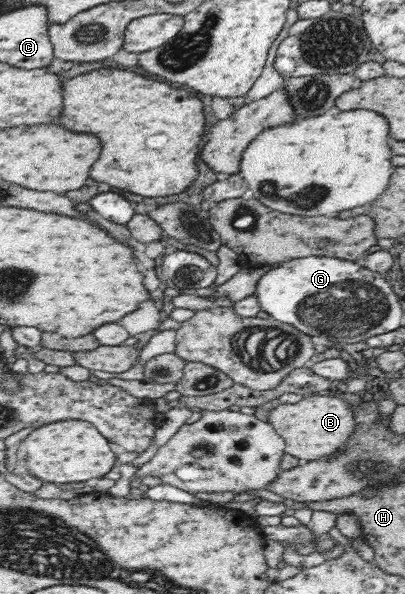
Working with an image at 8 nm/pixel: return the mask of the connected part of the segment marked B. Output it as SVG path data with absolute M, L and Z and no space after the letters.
M330 395L305 396L295 404L280 404L269 413L269 423L285 441L285 452L306 461L318 461L332 456L354 435L355 409L340 397Z

